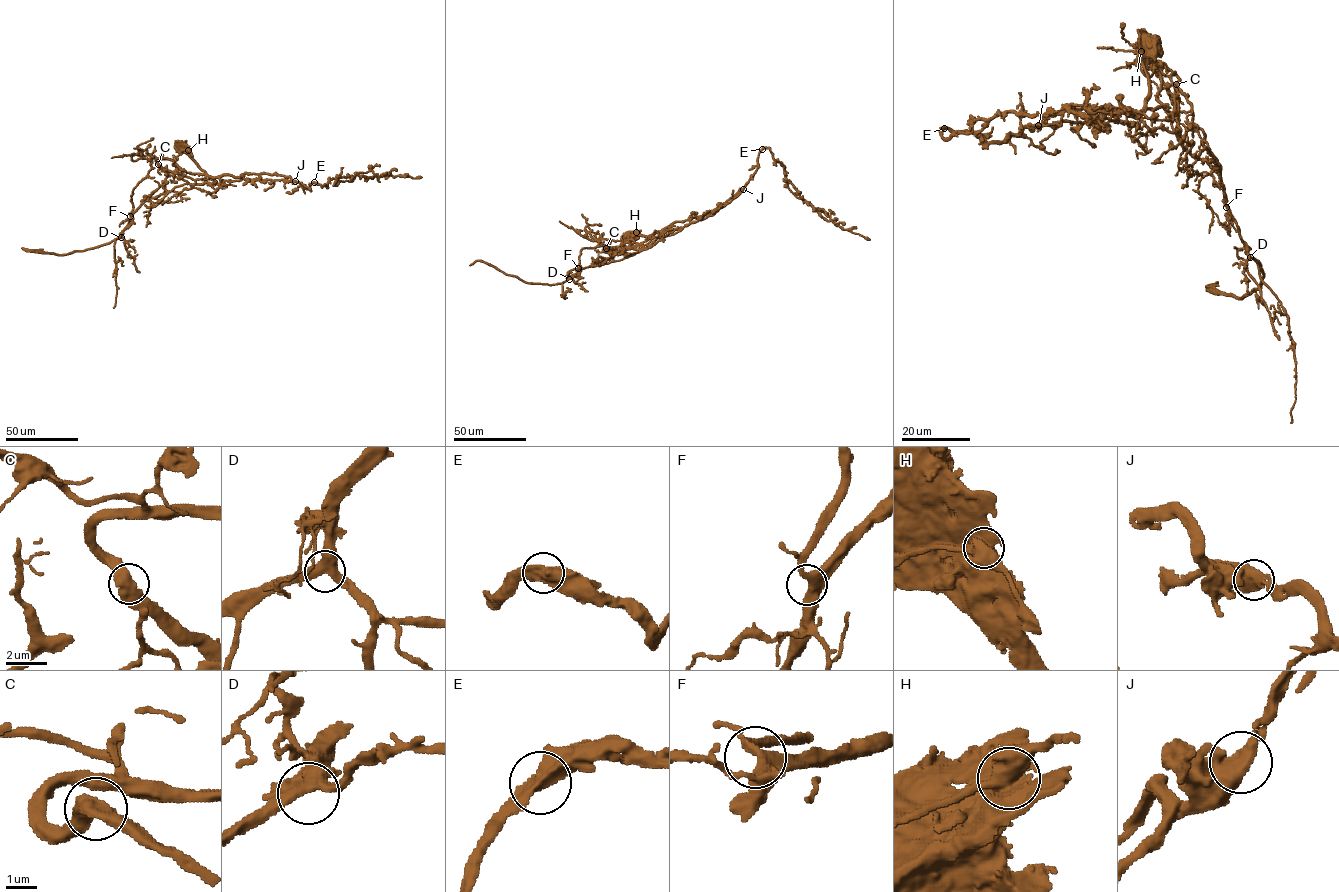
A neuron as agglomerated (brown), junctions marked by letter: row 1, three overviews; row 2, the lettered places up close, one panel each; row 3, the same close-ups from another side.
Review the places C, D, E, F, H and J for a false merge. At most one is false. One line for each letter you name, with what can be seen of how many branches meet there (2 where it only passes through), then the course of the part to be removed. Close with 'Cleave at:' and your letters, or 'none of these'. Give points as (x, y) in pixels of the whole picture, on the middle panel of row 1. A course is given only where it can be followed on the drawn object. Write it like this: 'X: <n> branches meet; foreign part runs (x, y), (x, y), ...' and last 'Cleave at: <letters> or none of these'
H: 3 branches meet; foreign part runs (636, 232), (622, 244), (603, 247), (617, 254), (556, 284), (525, 282), (479, 260), (470, 265)
Cleave at: H

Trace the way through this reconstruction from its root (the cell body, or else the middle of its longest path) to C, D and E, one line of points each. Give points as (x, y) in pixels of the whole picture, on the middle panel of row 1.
C: (631, 238), (619, 246), (606, 248)
D: (631, 238), (619, 246), (604, 247), (617, 254), (594, 266), (580, 269), (569, 279)
E: (631, 238), (637, 234), (653, 235), (675, 222), (705, 215), (724, 204), (743, 188), (755, 172), (762, 149)

